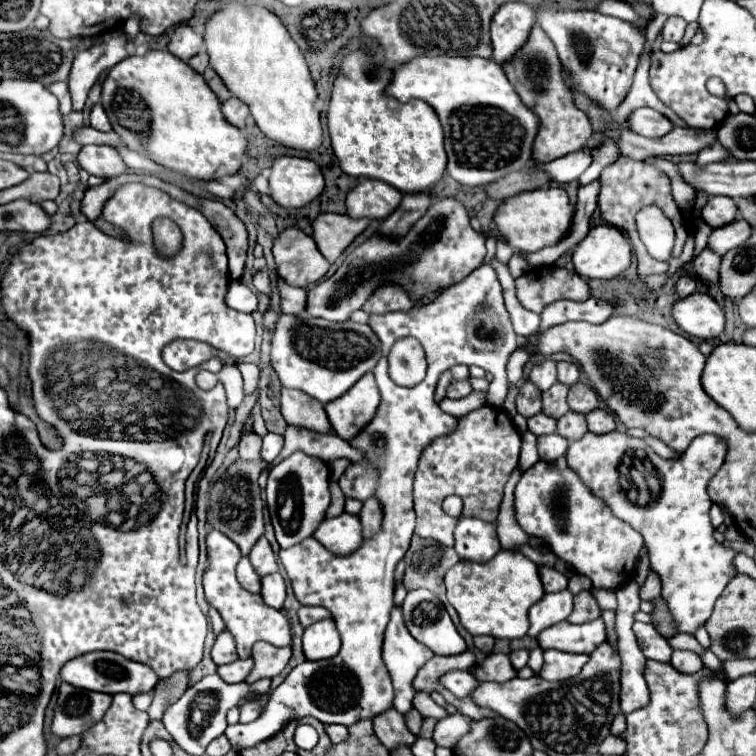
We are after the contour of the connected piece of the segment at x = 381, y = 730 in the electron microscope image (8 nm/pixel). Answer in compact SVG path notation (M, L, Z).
M395 708L389 712L381 712L379 716L373 716L373 728L377 738L391 750L397 744L407 744L411 746L415 742L415 736L407 730L403 714L399 714Z

